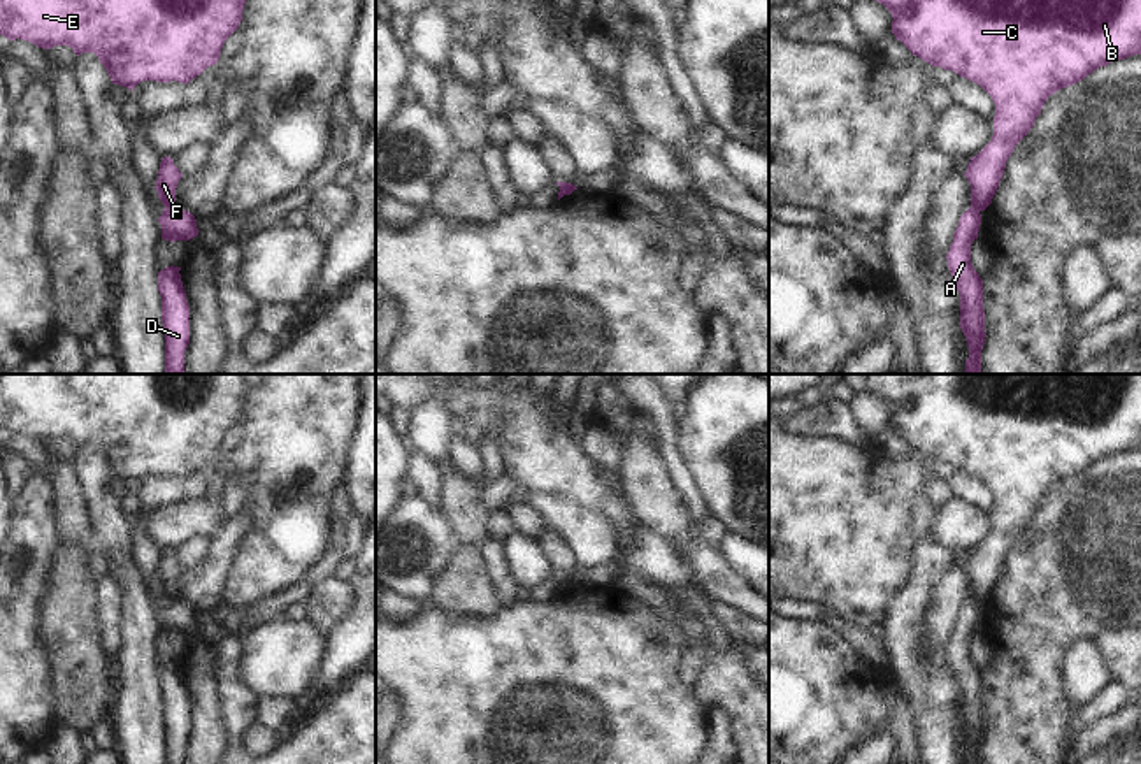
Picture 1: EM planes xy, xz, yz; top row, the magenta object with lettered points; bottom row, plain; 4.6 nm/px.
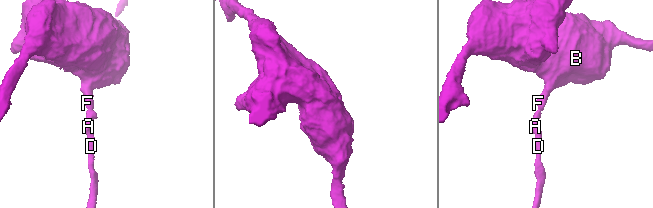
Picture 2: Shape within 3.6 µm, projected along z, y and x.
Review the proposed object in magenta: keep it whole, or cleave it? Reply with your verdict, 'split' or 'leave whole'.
split

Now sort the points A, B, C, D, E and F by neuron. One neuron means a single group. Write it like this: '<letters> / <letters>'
A D / B C E F

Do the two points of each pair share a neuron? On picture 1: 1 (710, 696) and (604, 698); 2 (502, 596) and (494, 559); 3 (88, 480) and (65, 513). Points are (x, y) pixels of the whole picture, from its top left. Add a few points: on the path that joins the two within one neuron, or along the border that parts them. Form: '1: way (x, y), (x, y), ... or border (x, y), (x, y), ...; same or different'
1: border (688, 689), (706, 710); different
2: way (502, 587), (495, 568); same
3: border (71, 468), (85, 501), (90, 533); different

